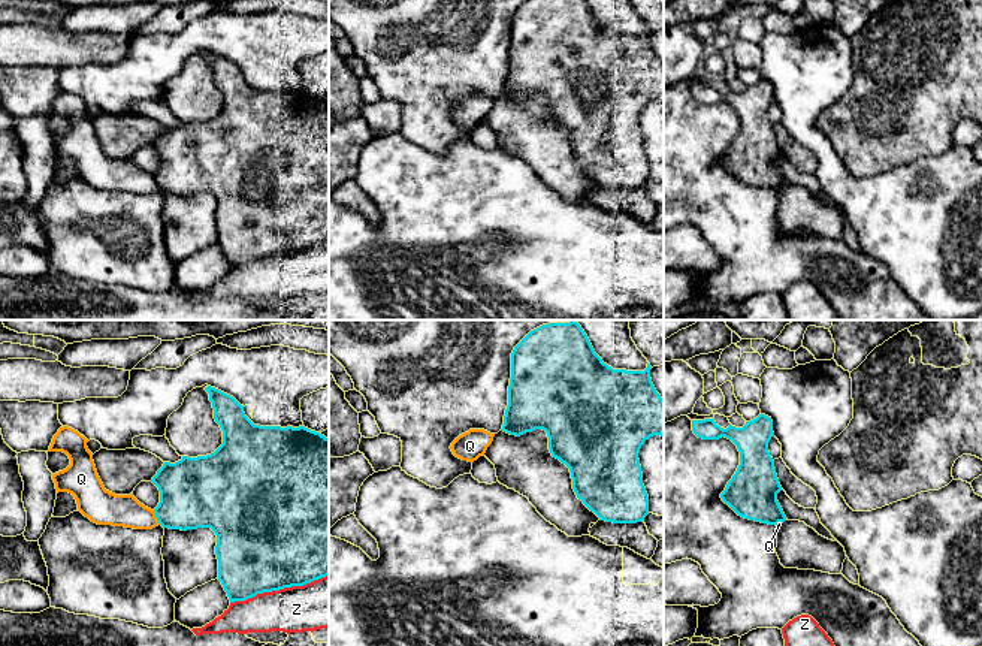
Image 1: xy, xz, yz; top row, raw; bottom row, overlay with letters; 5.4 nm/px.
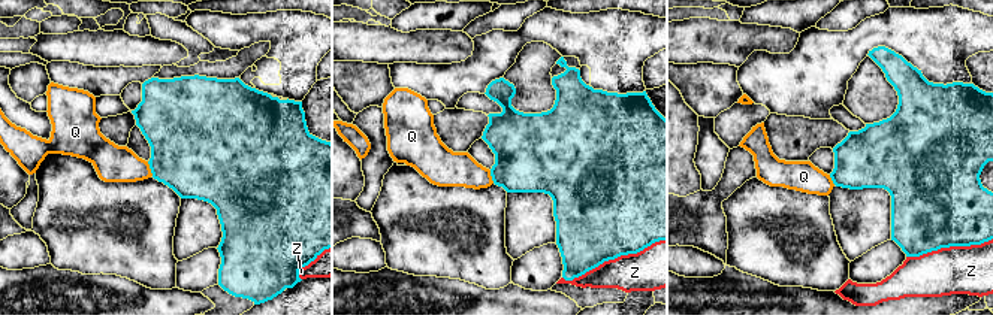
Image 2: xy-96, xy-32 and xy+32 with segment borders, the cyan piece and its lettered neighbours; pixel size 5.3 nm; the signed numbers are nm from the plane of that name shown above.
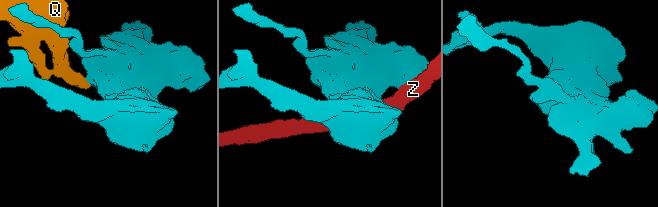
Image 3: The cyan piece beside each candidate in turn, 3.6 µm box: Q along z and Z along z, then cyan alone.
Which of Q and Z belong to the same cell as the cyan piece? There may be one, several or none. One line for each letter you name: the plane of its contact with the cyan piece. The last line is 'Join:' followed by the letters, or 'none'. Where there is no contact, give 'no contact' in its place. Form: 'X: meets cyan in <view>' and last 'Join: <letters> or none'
Join: none

